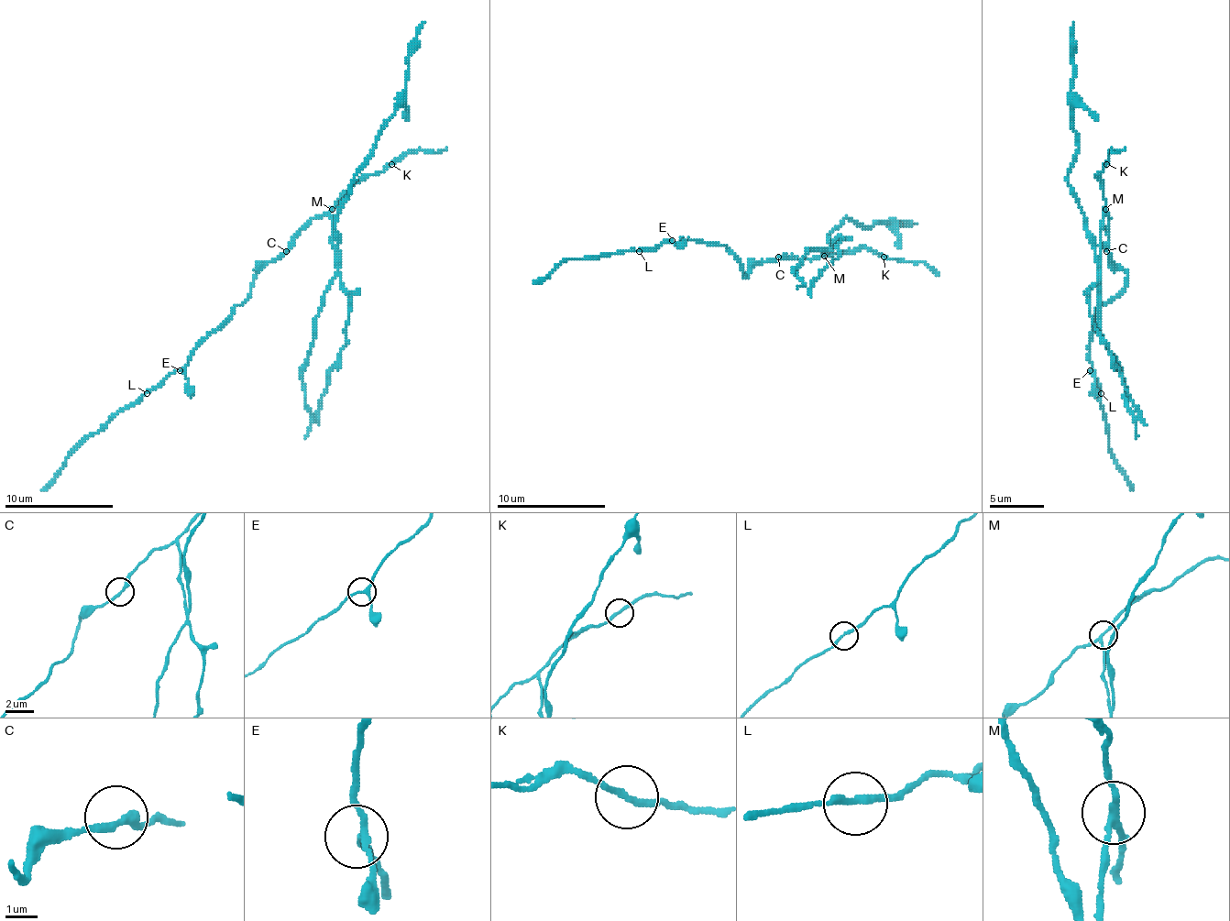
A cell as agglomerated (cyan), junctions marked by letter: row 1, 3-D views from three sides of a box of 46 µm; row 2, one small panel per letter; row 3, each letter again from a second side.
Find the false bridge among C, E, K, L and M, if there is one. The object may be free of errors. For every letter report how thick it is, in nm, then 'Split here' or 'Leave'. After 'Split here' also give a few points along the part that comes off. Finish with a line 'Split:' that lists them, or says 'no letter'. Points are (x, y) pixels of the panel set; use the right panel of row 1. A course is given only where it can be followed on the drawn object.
C: Thickness 280 nm. Leave
E: Thickness 180 nm. Leave
K: Thickness 200 nm. Leave
L: Thickness 200 nm. Leave
M: Thickness 180 nm. Split here. Course of the part to remove: (1106, 210), (1098, 257), (1087, 218), (1068, 182), (1068, 174), (1079, 153), (1070, 90), (1073, 22)
Split: M

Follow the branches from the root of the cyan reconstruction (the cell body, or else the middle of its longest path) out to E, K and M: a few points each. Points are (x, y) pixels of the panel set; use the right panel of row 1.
E: (1108, 251), (1111, 261), (1127, 275), (1127, 283), (1095, 311), (1095, 330), (1090, 343), (1092, 367), (1090, 370)
K: (1108, 251), (1108, 213), (1103, 196), (1103, 182), (1098, 174), (1106, 164)
M: (1108, 251), (1108, 215), (1106, 210)

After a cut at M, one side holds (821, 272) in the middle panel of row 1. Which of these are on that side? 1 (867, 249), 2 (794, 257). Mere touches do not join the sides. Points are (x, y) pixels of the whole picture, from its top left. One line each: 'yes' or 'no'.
1: no
2: no

